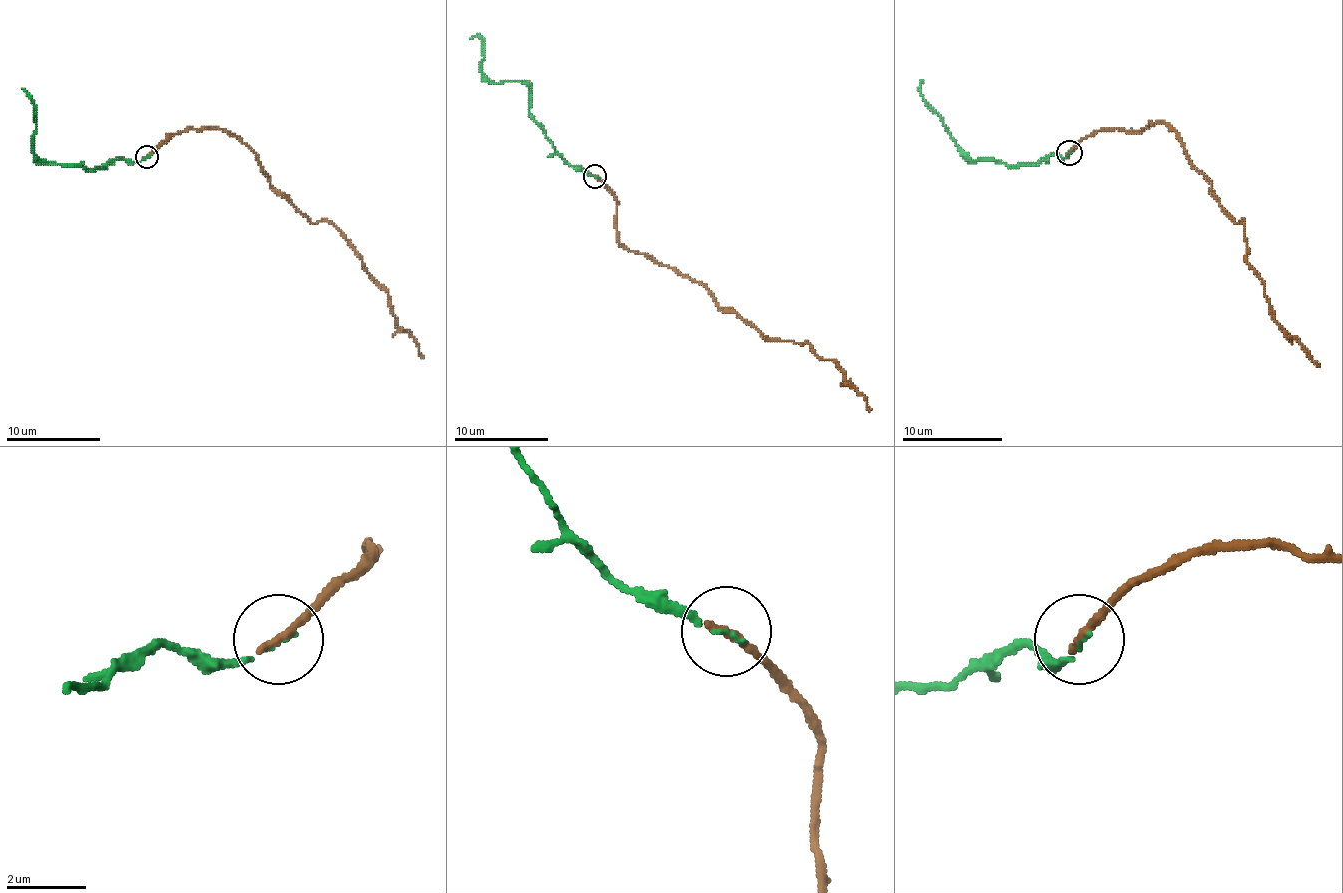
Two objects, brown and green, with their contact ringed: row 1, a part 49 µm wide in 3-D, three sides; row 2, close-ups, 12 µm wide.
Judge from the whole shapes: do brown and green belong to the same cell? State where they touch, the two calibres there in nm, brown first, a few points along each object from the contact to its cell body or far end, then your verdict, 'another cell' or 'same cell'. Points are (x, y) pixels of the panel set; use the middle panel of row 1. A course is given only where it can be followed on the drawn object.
(594, 176) | 240/100 nm | brown via (595, 175), (616, 201), (621, 244), (704, 286), (760, 333), (807, 343), (869, 411) | green via (595, 175), (576, 171), (555, 149), (529, 112), (527, 83), (491, 83), (482, 74), (484, 41), (470, 38) | same cell

